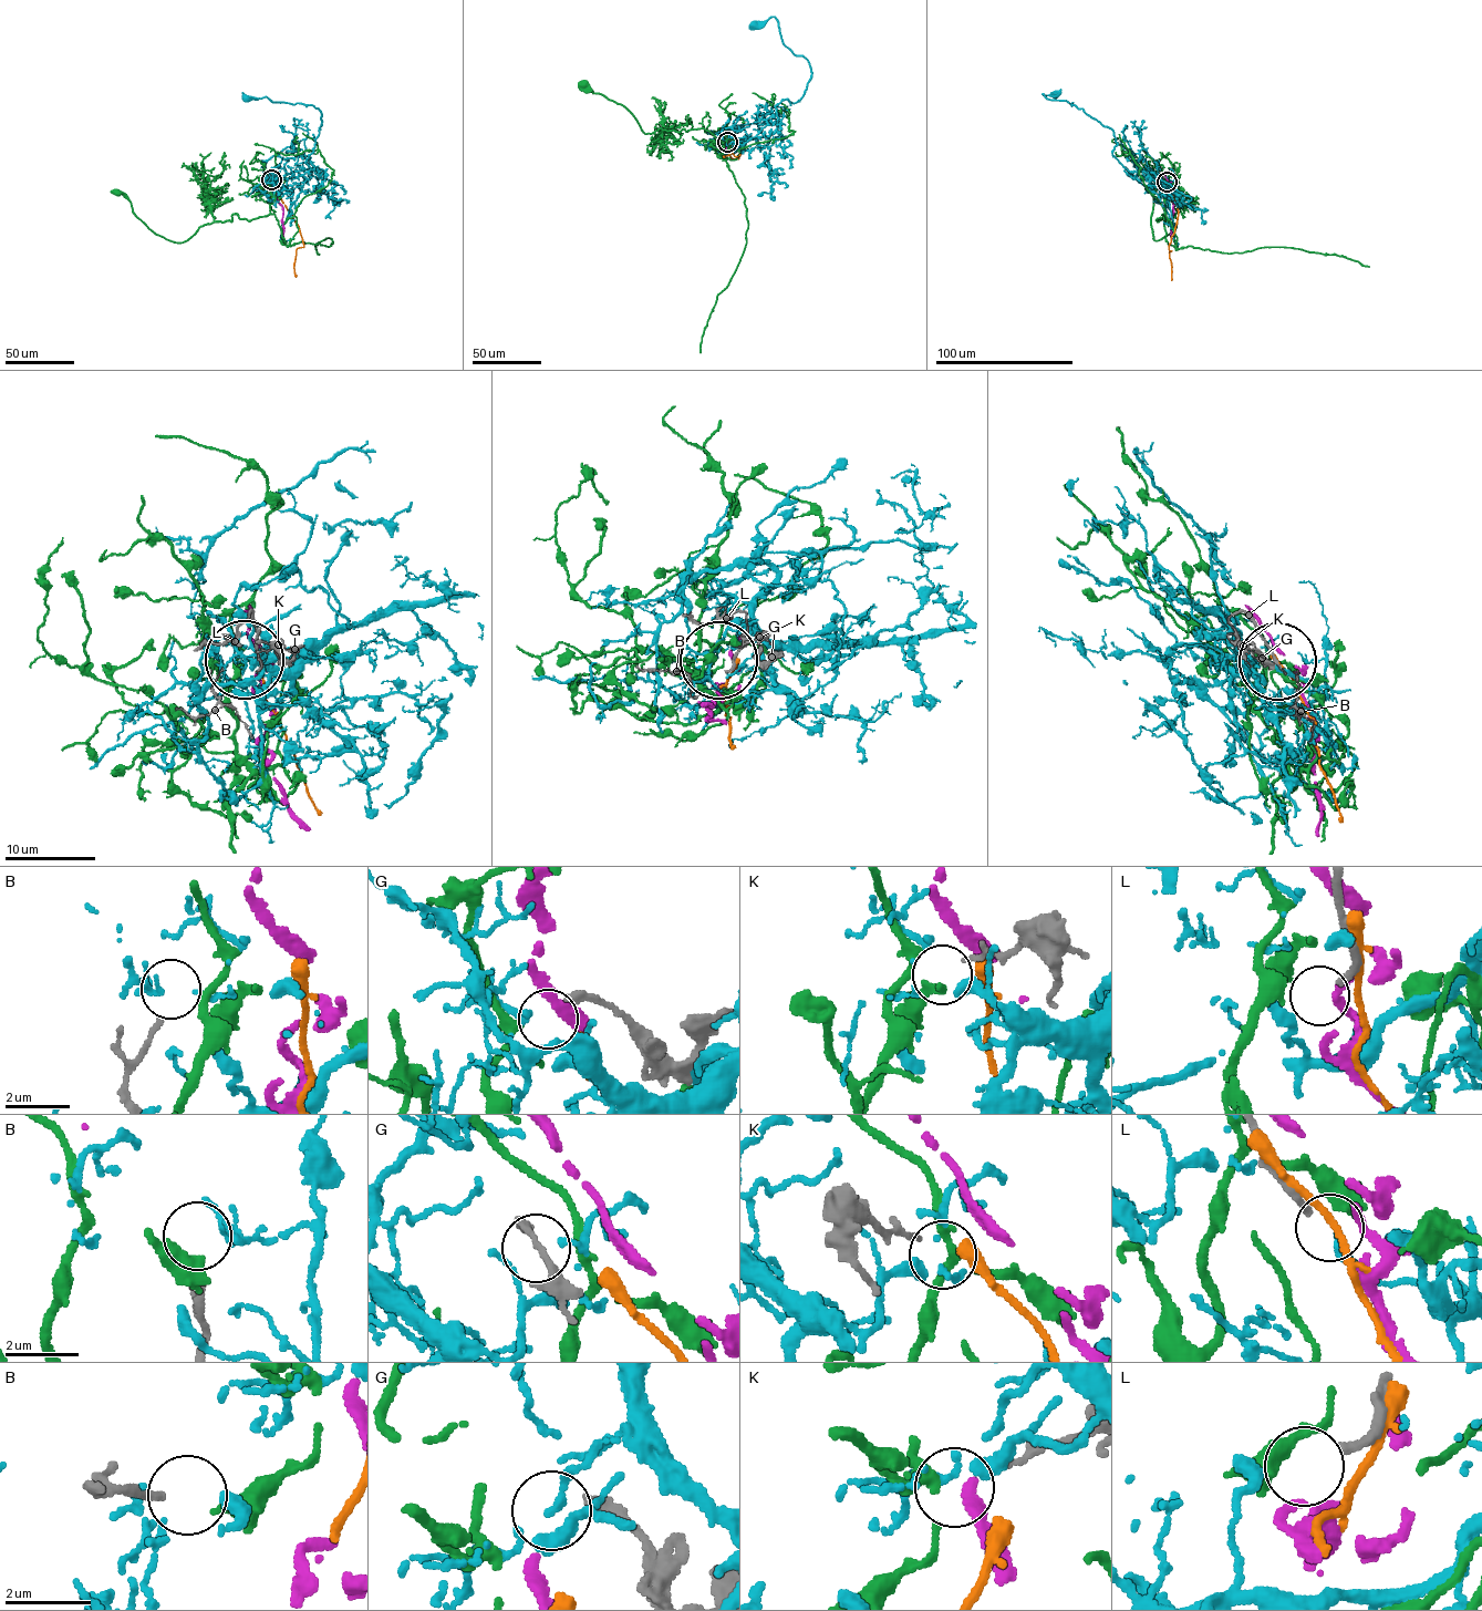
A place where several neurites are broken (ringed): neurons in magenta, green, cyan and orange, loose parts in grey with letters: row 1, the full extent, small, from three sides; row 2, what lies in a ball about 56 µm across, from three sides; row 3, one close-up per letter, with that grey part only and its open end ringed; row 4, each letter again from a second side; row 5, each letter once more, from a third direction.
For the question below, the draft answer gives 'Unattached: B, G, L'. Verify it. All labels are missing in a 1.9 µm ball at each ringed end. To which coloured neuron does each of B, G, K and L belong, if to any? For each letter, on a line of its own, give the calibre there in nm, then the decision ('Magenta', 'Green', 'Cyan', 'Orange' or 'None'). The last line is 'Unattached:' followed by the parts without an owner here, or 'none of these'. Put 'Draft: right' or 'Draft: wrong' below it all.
B: Thickness 140 nm. None
G: Thickness 260 nm. None
K: Thickness 80 nm. Green
L: Thickness 190 nm. None
Unattached: B, G, L
Draft: right

